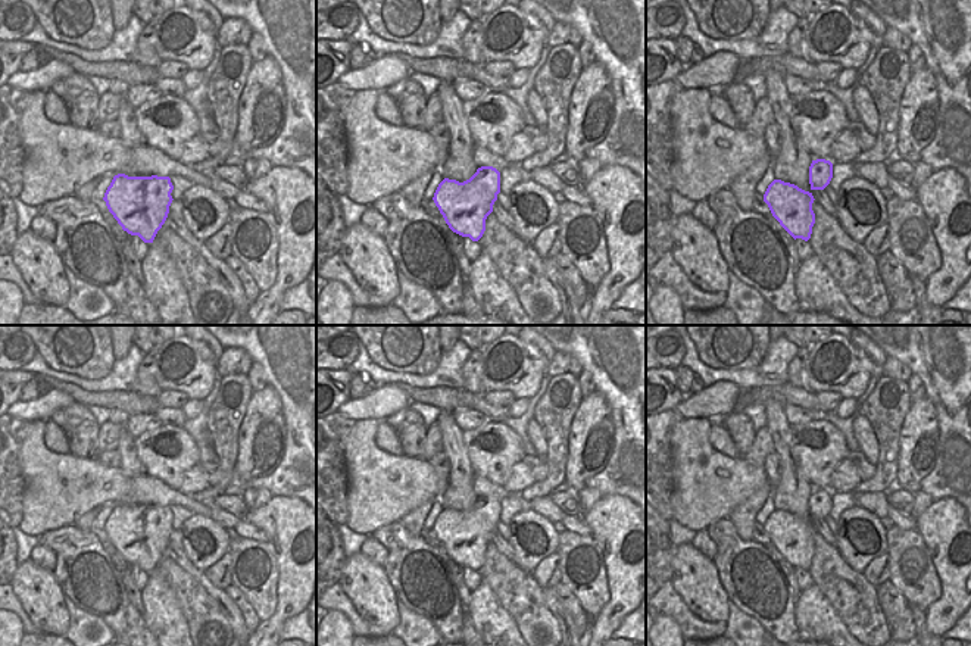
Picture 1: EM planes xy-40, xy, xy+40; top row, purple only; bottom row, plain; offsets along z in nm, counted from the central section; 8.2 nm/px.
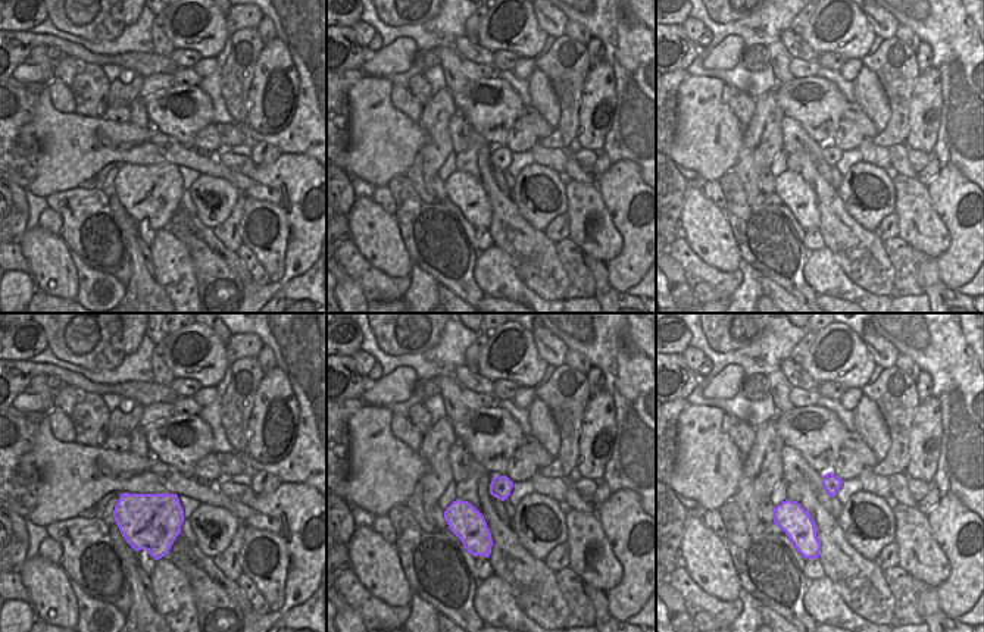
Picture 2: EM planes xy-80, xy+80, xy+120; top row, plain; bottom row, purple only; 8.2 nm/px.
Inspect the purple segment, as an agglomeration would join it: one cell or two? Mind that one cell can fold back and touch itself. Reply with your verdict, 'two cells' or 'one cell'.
one cell

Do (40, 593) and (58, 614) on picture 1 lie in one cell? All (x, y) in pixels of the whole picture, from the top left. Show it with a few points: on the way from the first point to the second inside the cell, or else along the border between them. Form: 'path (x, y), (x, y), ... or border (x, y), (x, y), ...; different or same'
path (41, 598), (53, 609); same

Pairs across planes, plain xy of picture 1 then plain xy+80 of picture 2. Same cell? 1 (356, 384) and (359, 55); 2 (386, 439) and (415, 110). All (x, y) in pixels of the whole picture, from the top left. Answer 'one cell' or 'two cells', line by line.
1: two cells
2: one cell

